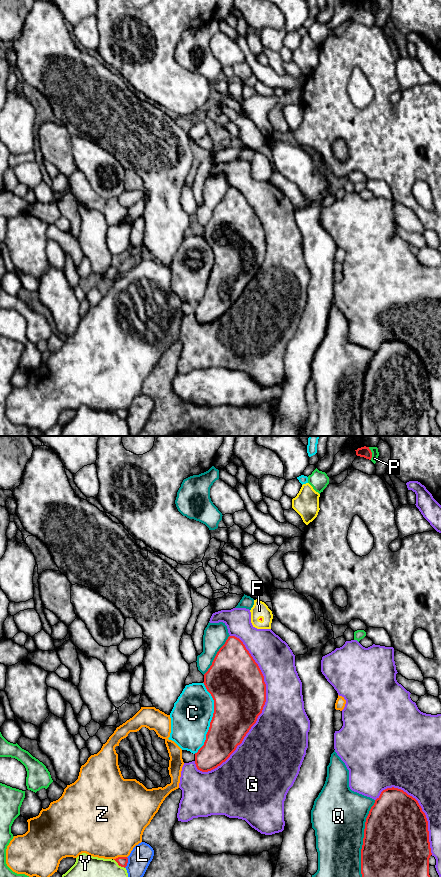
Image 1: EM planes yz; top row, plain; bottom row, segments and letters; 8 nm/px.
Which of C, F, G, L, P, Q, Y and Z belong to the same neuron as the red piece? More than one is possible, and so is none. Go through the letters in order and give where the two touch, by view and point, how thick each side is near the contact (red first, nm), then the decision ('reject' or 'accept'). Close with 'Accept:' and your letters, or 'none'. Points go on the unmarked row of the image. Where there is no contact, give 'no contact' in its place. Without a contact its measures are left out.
C: contact yz (212, 270); calibres 400 and 320 nm; reject
F: contact yz (260, 170); calibres 20 and 130 nm; accept
G: contact yz (263, 258); calibres 440 and 440 nm; reject
L: contact yz (127, 414); calibres 80 and 180 nm; reject
P: contact yz (371, 6); calibres 80 and 60 nm; reject
Q: contact yz (363, 394); calibres 500 and 420 nm; reject
Y: contact yz (119, 417); calibres 80 and 420 nm; reject
Z: contact yz (119, 409); calibres 80 and 480 nm; reject
Accept: F

